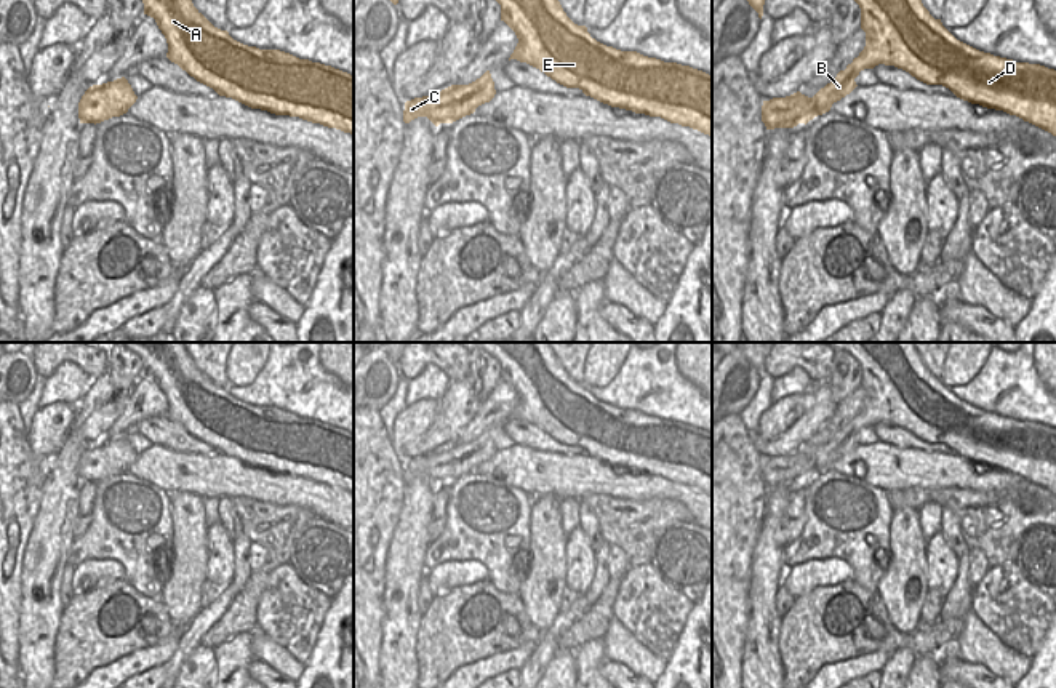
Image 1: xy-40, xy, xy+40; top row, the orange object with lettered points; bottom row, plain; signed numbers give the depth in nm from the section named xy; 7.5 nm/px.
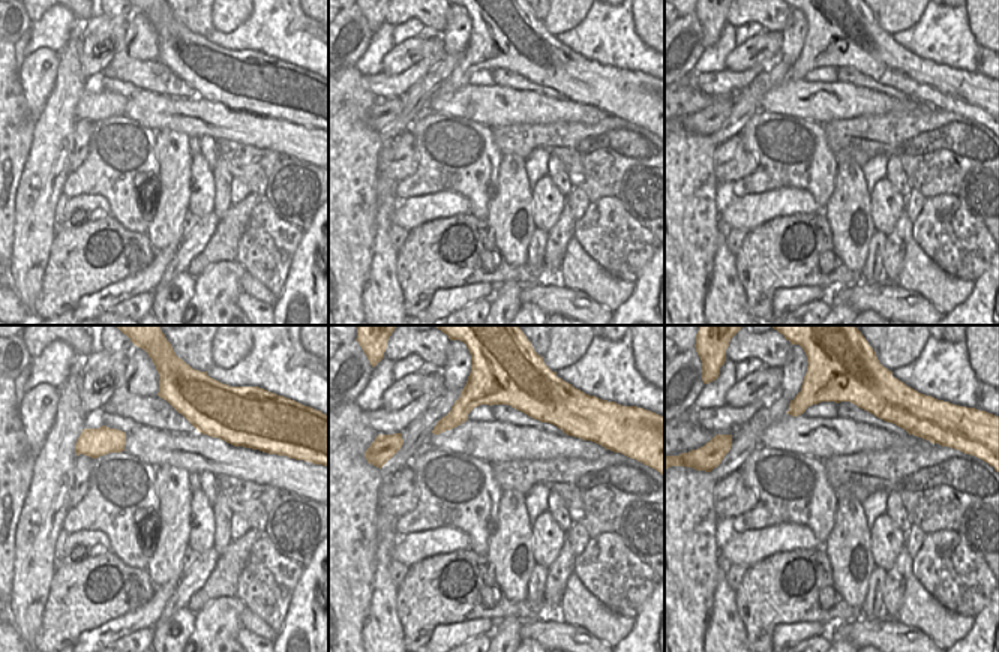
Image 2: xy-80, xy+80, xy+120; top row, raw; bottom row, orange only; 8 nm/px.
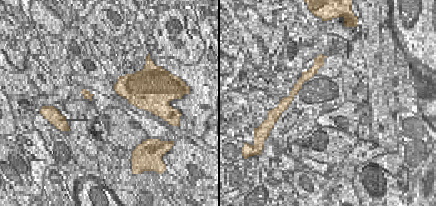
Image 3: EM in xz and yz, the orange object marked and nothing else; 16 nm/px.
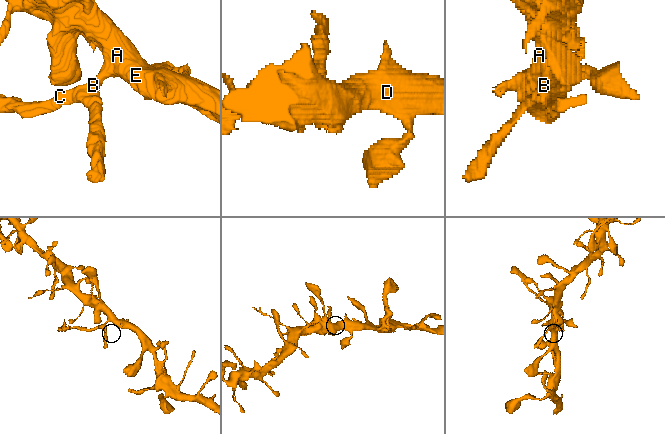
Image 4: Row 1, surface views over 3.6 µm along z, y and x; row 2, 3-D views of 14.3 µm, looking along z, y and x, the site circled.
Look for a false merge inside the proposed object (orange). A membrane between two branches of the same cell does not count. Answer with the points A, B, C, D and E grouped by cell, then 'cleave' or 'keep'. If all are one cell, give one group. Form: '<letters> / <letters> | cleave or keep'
A D E / B C | cleave

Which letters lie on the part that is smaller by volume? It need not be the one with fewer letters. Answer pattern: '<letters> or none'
B, C.

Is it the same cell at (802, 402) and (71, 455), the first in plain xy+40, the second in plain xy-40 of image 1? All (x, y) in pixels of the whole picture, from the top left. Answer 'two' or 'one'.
two

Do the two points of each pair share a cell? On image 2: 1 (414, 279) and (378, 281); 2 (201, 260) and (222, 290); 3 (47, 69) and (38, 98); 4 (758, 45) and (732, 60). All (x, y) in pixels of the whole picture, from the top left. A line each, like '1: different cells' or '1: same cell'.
1: different cells
2: different cells
3: same cell
4: same cell

